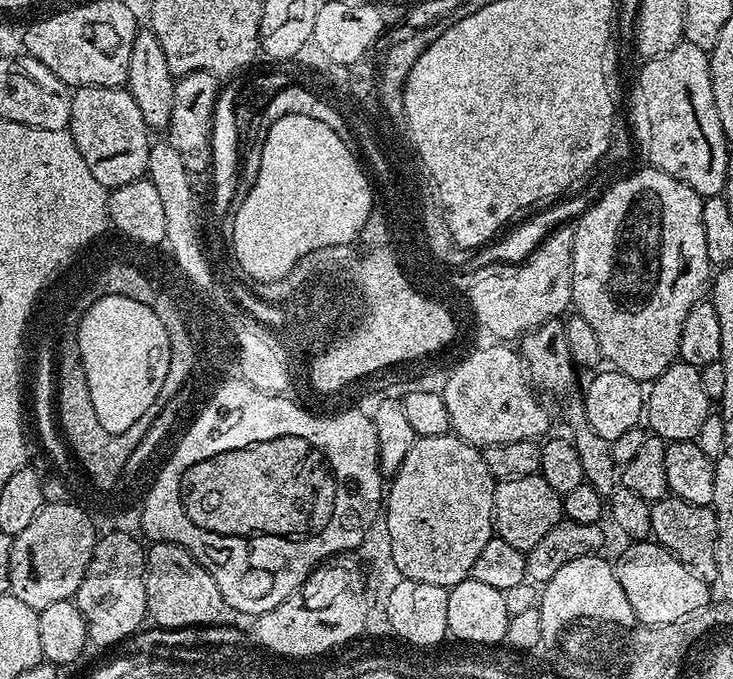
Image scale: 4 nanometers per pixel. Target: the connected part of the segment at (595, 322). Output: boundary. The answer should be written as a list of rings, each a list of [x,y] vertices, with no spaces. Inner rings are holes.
[[[644,166],[641,172],[632,172],[621,180],[613,182],[609,188],[605,187],[600,196],[593,199],[592,204],[575,221],[574,227],[574,274],[572,275],[572,304],[575,311],[594,329],[598,338],[598,346],[602,346],[605,361],[615,371],[624,372],[630,378],[641,382],[651,382],[666,371],[670,365],[677,363],[680,355],[680,339],[682,338],[682,322],[686,322],[686,314],[695,304],[705,299],[710,288],[710,277],[714,272],[714,265],[708,260],[706,237],[703,229],[702,210],[705,197],[700,196],[690,186],[676,180],[670,174],[659,172],[651,166]]]

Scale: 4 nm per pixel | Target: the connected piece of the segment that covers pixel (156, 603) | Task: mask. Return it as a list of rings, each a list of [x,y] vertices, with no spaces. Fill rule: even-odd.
[[[156,542],[146,552],[146,606],[151,623],[158,628],[202,628],[215,624],[221,619],[220,611],[225,611],[226,605],[218,590],[218,582],[201,564],[182,546]]]

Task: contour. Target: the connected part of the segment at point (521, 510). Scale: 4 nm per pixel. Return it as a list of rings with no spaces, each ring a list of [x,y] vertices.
[[[539,474],[526,478],[502,480],[496,485],[494,502],[492,503],[492,523],[495,535],[502,538],[502,542],[514,546],[514,550],[522,550],[527,554],[539,540],[561,520],[564,514],[564,501],[561,493],[546,482],[546,478]]]

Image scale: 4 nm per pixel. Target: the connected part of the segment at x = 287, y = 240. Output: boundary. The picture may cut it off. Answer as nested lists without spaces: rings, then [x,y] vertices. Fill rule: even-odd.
[[[288,114],[275,118],[271,121],[272,125],[268,128],[268,137],[262,141],[262,158],[260,159],[260,169],[258,178],[246,194],[246,198],[239,201],[237,207],[237,217],[234,218],[234,230],[230,237],[230,248],[240,248],[240,261],[246,265],[243,275],[252,272],[254,274],[266,274],[264,283],[274,282],[277,278],[284,276],[286,270],[293,264],[302,260],[304,255],[310,254],[322,247],[338,247],[340,244],[352,244],[357,239],[364,228],[364,224],[373,215],[372,212],[372,184],[368,181],[368,176],[364,173],[365,165],[356,161],[354,153],[348,149],[348,144],[339,136],[337,129],[317,119],[302,117],[301,114]]]

